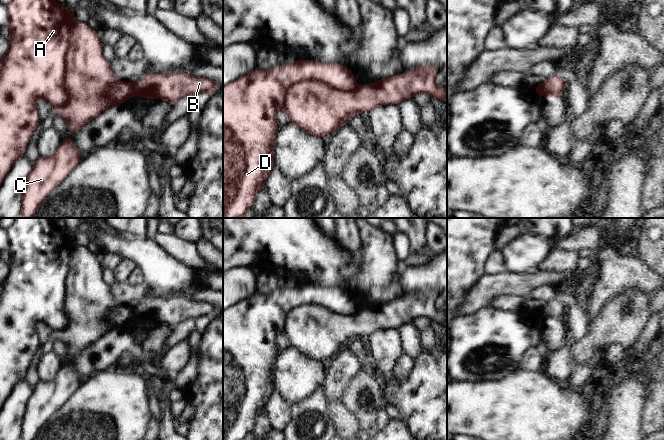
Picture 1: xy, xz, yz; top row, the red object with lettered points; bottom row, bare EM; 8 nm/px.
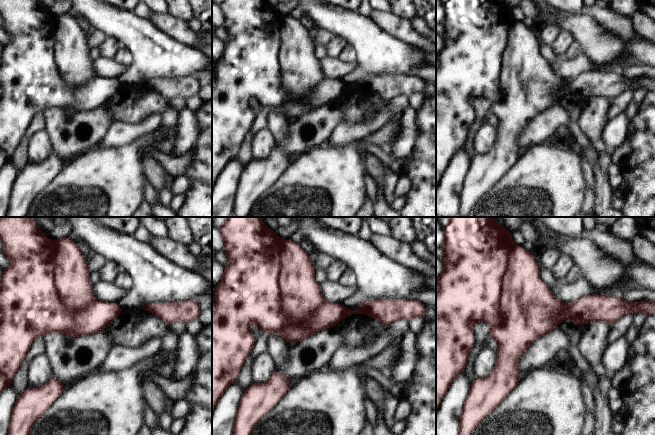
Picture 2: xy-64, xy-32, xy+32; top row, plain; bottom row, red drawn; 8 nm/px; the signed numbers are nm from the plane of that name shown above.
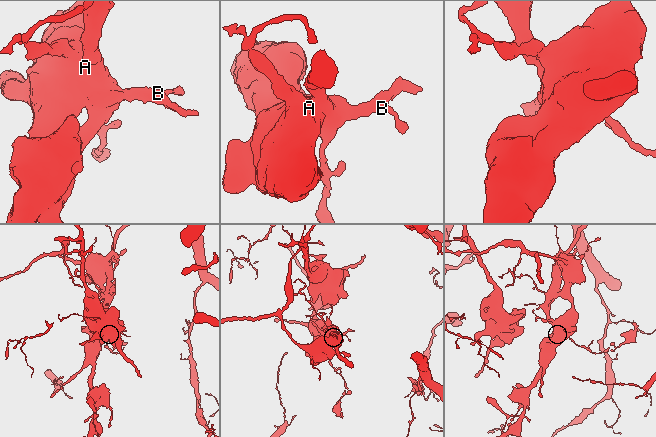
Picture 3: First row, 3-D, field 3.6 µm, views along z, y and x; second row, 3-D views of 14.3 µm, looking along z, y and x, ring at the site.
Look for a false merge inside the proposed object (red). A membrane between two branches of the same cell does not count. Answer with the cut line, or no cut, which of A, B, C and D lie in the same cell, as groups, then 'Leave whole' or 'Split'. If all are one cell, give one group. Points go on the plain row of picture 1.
Split along xy (75, 244), (65, 279), (64, 311), (68, 323), (54, 332). Groups: A D / B C. Split.

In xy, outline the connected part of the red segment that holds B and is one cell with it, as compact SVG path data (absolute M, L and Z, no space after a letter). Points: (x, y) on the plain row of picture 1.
M172 296L165 298L148 298L132 308L135 319L144 322L165 323L173 330L178 323L200 316L213 319L221 309L208 302L195 302L190 298Z

